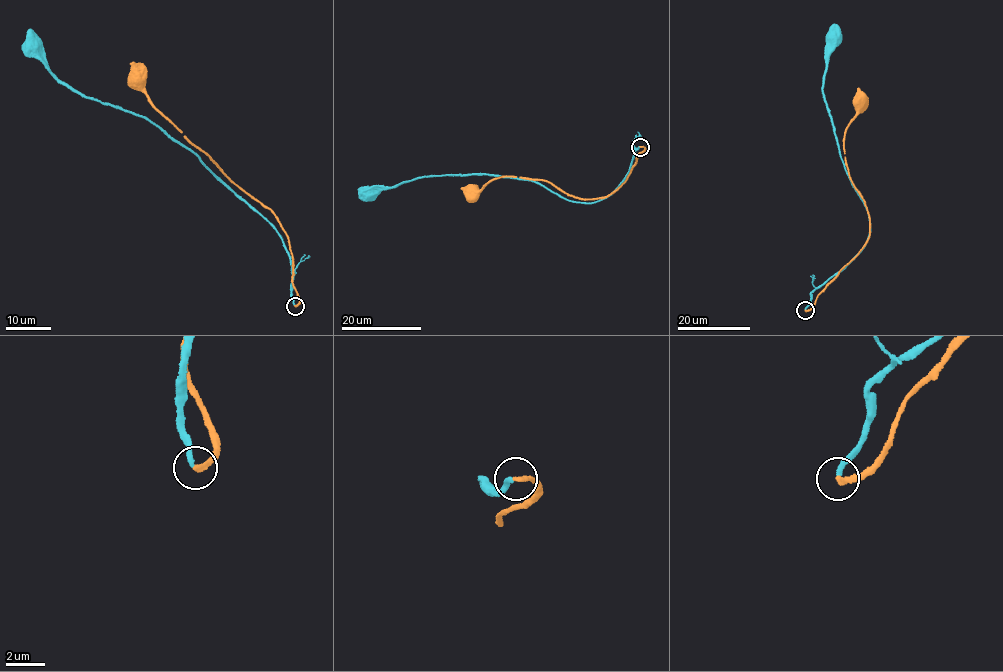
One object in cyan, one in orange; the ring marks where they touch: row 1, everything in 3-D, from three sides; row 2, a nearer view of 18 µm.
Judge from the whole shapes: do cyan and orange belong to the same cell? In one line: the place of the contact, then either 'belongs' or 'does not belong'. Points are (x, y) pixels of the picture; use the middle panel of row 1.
place (640, 147); does not belong

